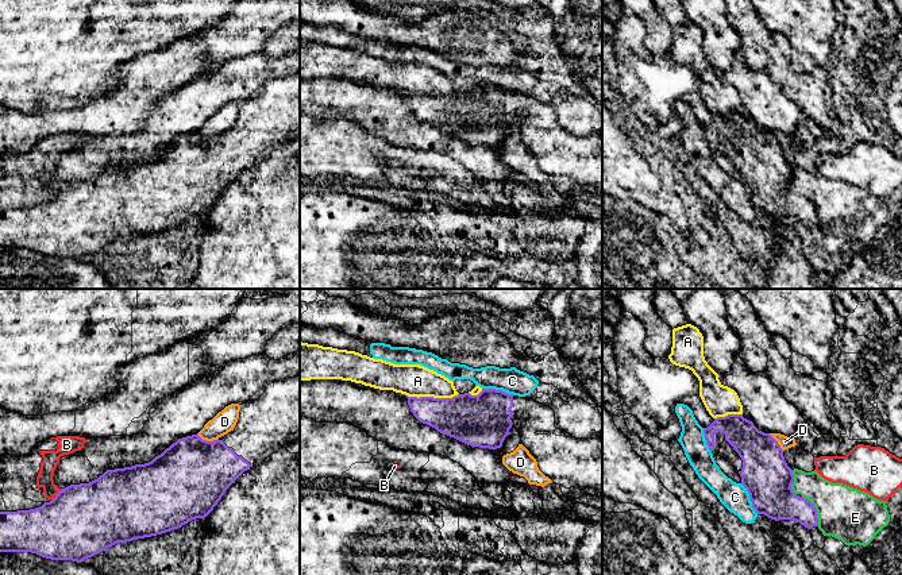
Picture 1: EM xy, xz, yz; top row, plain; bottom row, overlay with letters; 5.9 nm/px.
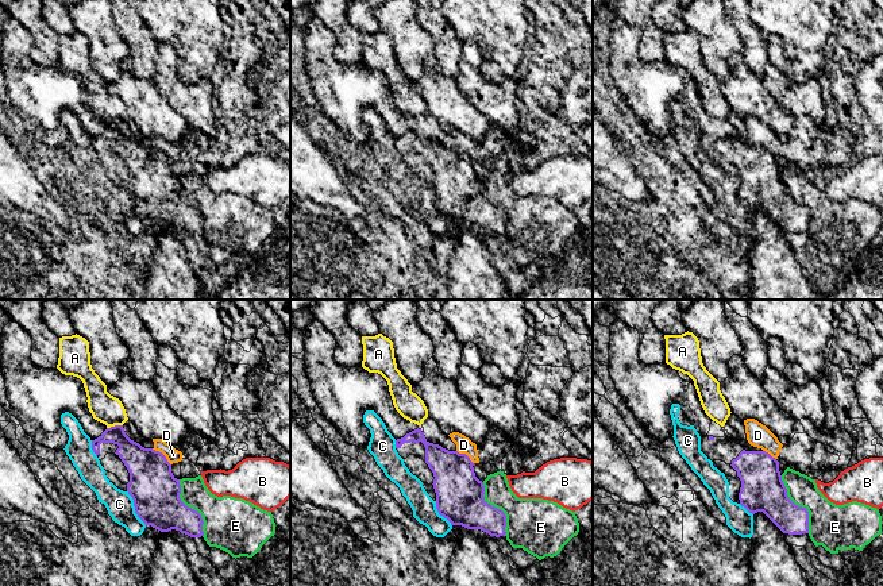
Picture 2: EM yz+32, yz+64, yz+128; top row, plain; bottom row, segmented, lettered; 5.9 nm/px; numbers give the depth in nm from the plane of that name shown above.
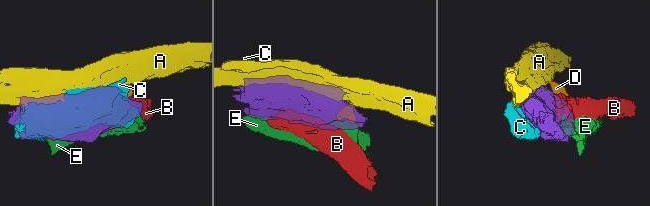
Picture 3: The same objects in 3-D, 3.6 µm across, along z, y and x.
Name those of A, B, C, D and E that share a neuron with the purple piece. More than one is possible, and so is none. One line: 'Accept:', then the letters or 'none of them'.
Accept: none of them

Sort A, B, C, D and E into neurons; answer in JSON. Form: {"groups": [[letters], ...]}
{"groups": [["A"], ["B"], ["C"], ["D"], ["E"]]}

